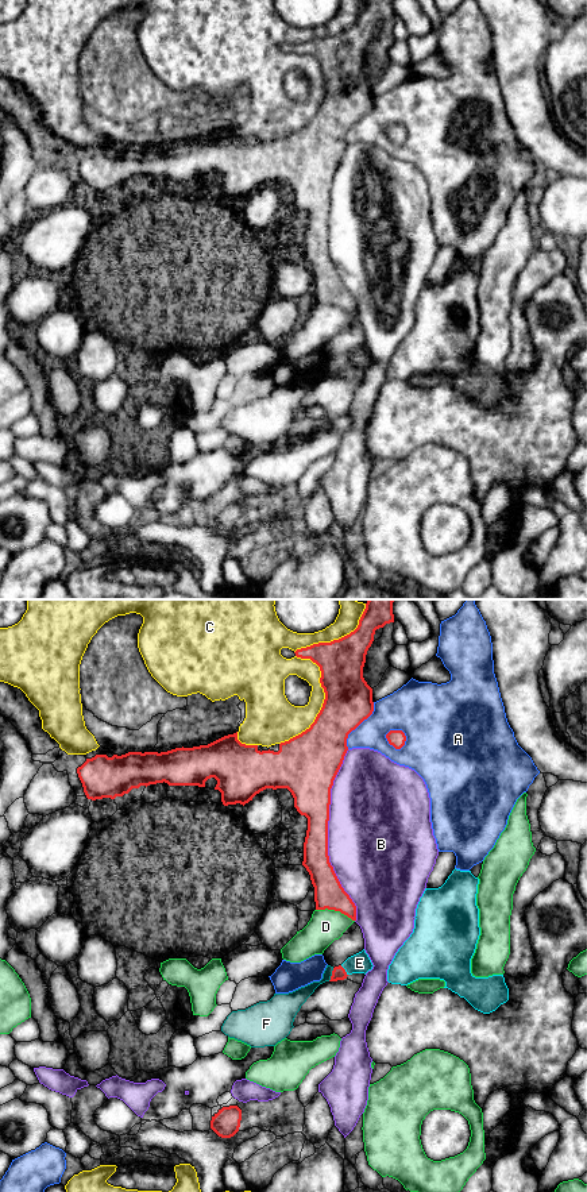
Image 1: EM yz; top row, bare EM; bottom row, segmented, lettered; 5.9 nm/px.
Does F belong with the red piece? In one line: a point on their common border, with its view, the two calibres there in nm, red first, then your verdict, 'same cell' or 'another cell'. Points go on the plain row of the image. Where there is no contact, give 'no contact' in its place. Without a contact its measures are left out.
yz (332, 370) | 80/100 nm | another cell

